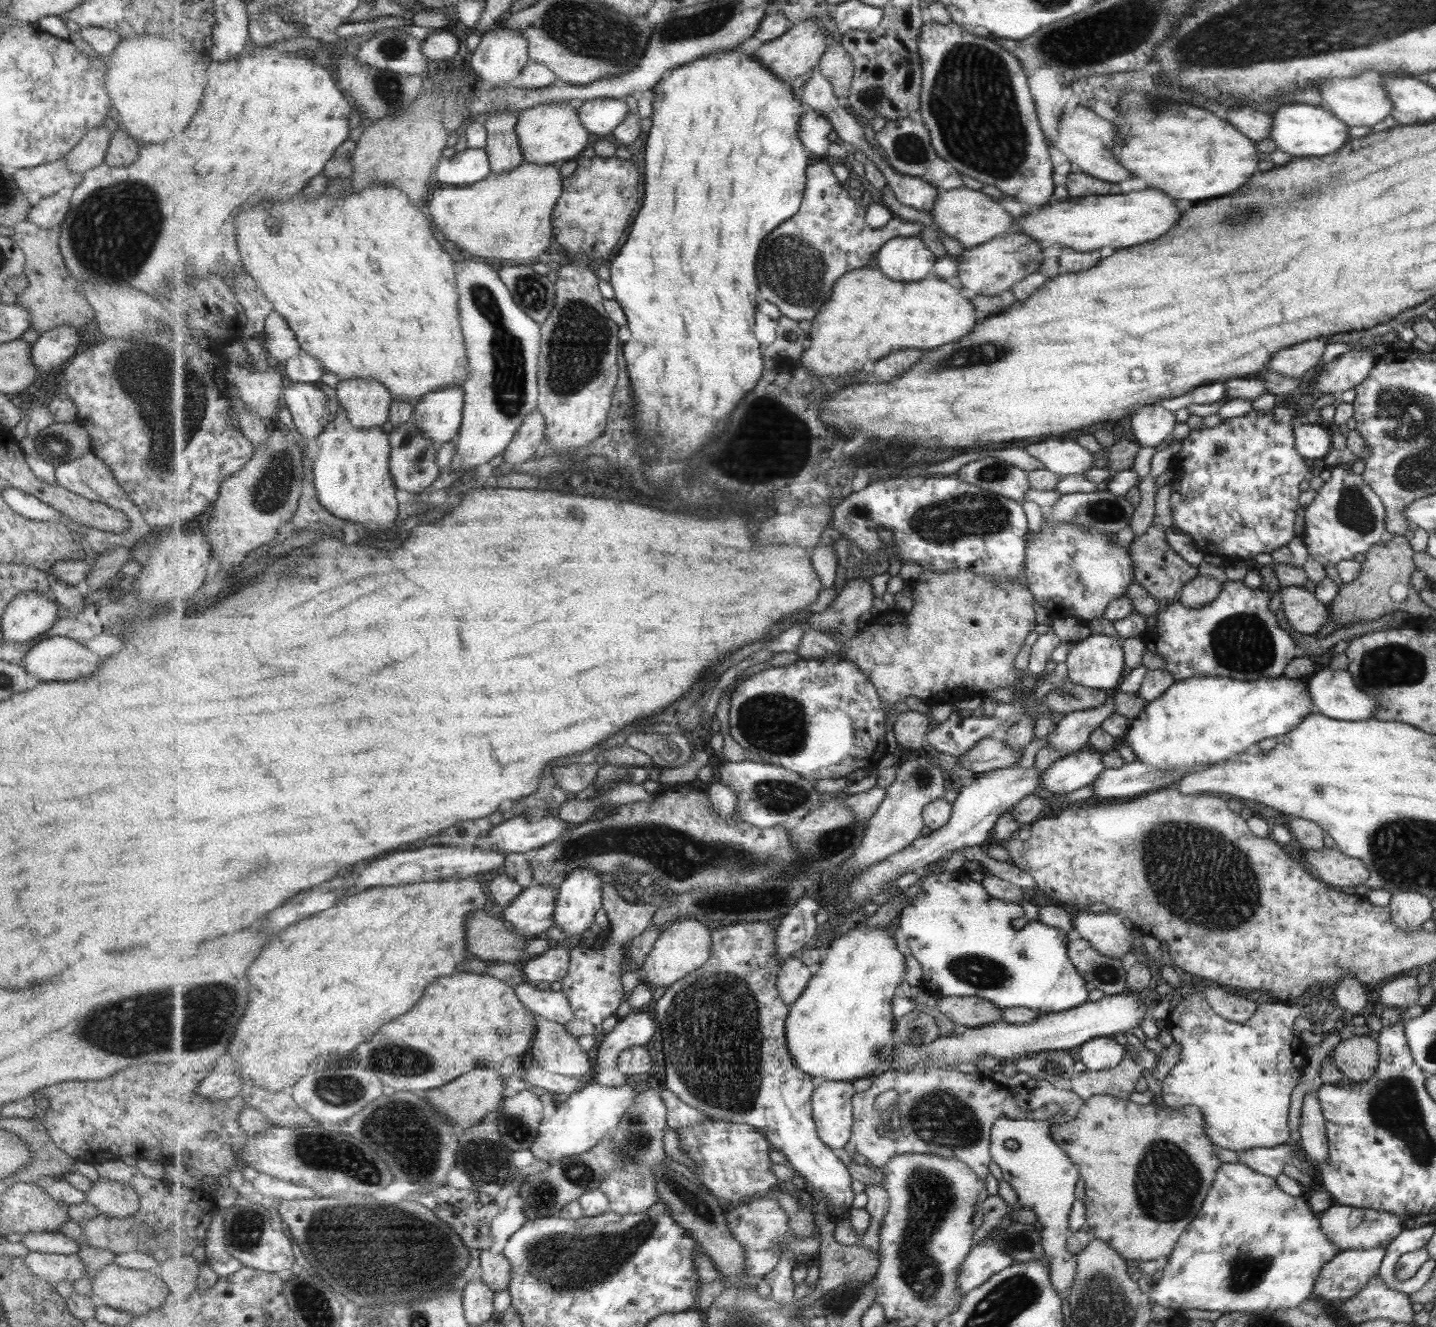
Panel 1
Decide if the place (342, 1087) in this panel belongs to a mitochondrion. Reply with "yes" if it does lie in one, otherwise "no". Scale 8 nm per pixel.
yes

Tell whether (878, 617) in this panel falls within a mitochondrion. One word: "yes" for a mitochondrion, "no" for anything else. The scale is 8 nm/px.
no

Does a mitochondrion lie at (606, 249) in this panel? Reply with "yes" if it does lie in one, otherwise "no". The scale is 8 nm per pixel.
no

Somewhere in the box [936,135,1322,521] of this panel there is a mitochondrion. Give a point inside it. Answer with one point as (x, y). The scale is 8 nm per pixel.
(1257, 212)

